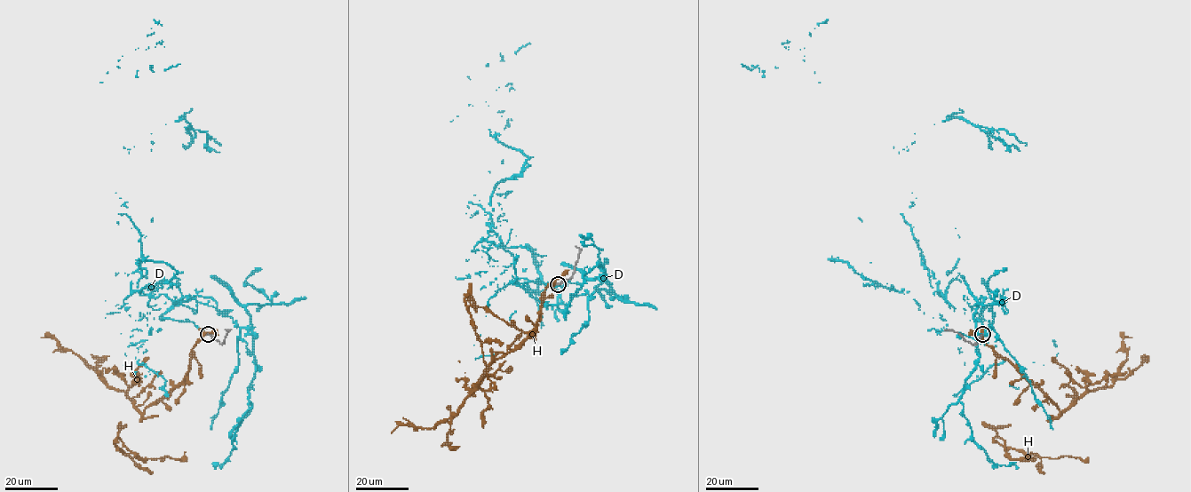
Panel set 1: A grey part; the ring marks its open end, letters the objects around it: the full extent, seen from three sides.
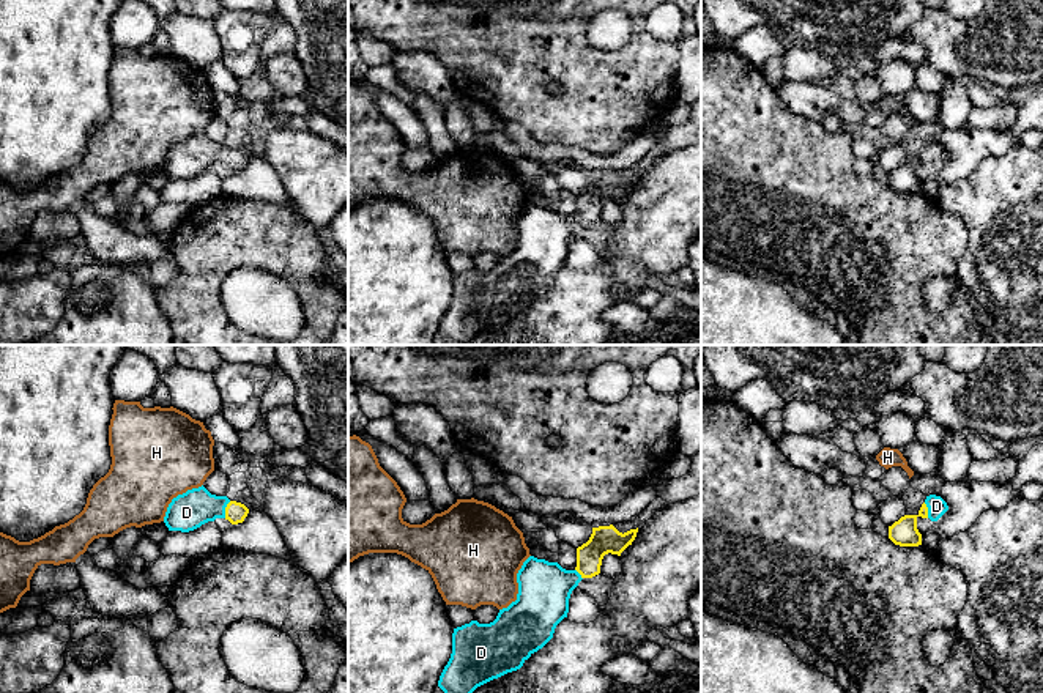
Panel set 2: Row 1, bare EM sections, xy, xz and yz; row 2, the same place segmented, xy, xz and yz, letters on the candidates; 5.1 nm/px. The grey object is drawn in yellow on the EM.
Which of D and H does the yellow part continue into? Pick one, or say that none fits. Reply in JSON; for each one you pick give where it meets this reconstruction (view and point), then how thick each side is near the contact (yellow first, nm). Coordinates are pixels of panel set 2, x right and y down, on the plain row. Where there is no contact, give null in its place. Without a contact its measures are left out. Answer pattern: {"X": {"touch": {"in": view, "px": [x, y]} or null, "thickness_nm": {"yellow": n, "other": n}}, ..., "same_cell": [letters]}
{"D": {"touch": {"in": "xy", "px": [226, 156]}, "thickness_nm": {"yellow": 110, "other": 190}}, "same_cell": ["D"]}

